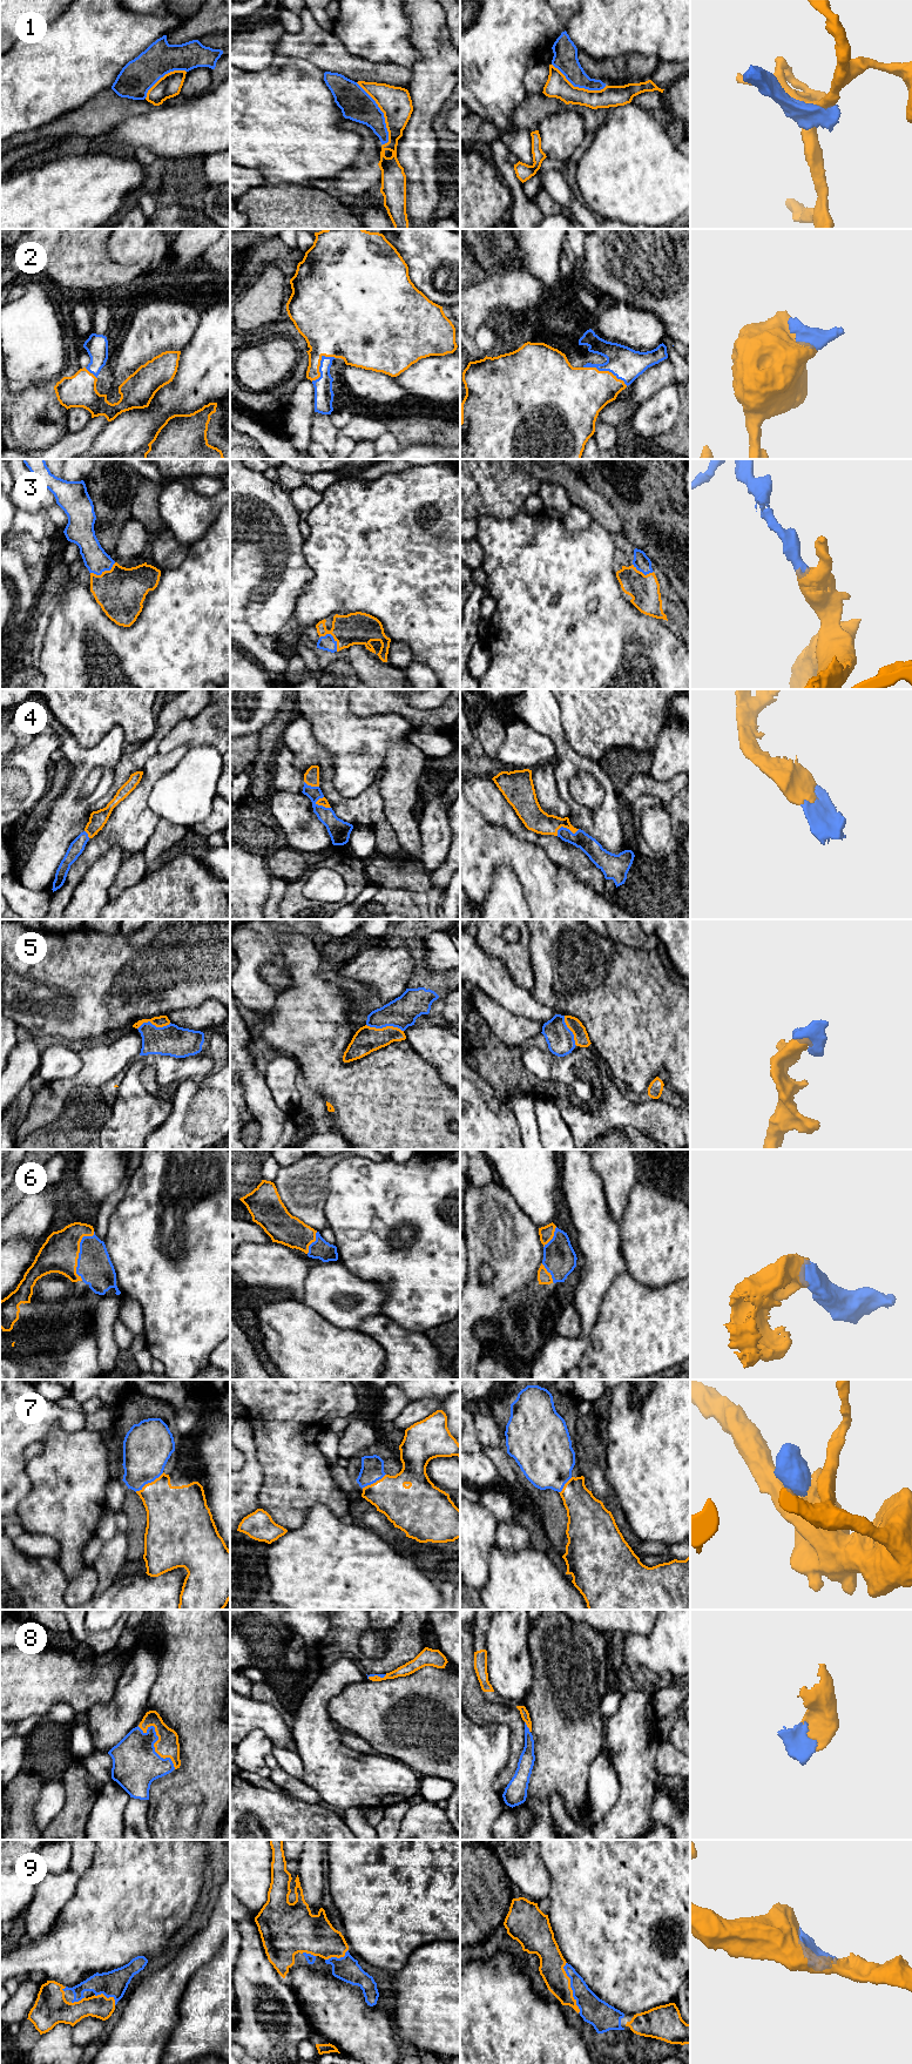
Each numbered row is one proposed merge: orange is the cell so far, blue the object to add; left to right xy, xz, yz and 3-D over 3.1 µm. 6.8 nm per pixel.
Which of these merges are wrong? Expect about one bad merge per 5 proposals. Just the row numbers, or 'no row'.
1

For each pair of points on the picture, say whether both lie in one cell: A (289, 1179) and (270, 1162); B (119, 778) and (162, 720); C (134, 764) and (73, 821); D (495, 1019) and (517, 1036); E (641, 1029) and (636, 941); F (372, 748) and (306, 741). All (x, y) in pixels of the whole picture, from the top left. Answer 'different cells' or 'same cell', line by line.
A: different cells
B: same cell
C: different cells
D: same cell
E: different cells
F: different cells

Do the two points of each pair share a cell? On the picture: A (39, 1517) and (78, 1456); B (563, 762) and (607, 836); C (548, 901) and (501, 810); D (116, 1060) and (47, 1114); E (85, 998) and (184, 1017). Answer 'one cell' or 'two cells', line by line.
A: one cell
B: one cell
C: two cells
D: one cell
E: two cells

